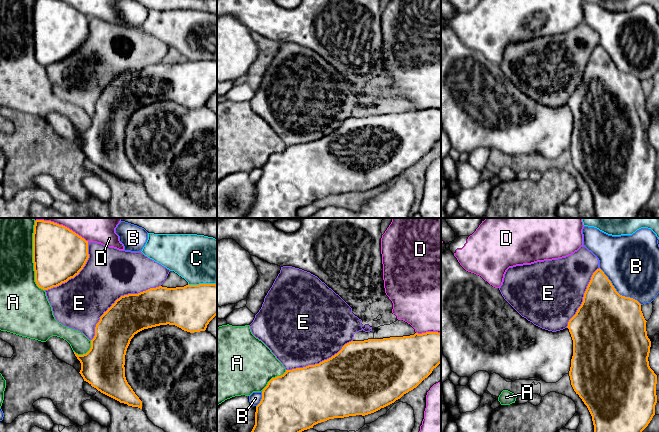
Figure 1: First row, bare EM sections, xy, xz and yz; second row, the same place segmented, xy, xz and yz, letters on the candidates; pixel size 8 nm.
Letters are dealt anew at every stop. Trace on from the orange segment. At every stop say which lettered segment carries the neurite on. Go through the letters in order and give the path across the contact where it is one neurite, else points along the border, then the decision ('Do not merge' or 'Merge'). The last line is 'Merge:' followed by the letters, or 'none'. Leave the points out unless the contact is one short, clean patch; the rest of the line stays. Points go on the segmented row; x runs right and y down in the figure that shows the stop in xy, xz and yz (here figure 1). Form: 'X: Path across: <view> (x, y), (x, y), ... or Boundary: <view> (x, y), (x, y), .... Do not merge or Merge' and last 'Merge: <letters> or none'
A: Do not merge
B: Do not merge
C: Do not merge
D: Do not merge
E: Do not merge
Merge: none

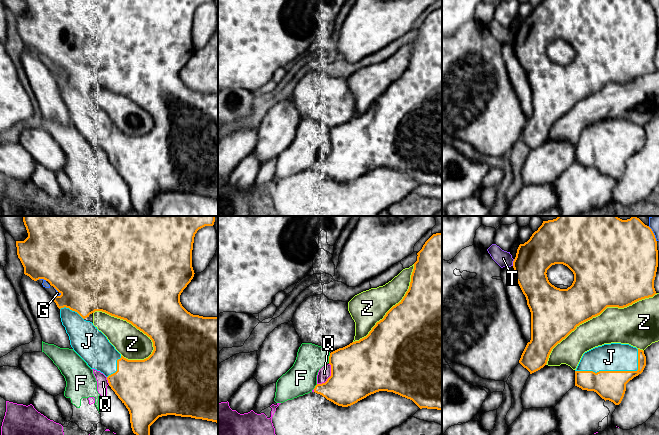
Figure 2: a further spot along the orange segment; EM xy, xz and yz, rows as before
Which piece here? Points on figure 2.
F: Do not merge
G: Do not merge
J: Merge
Q: Do not merge
T: Do not merge
Z: Do not merge
Merge: J

